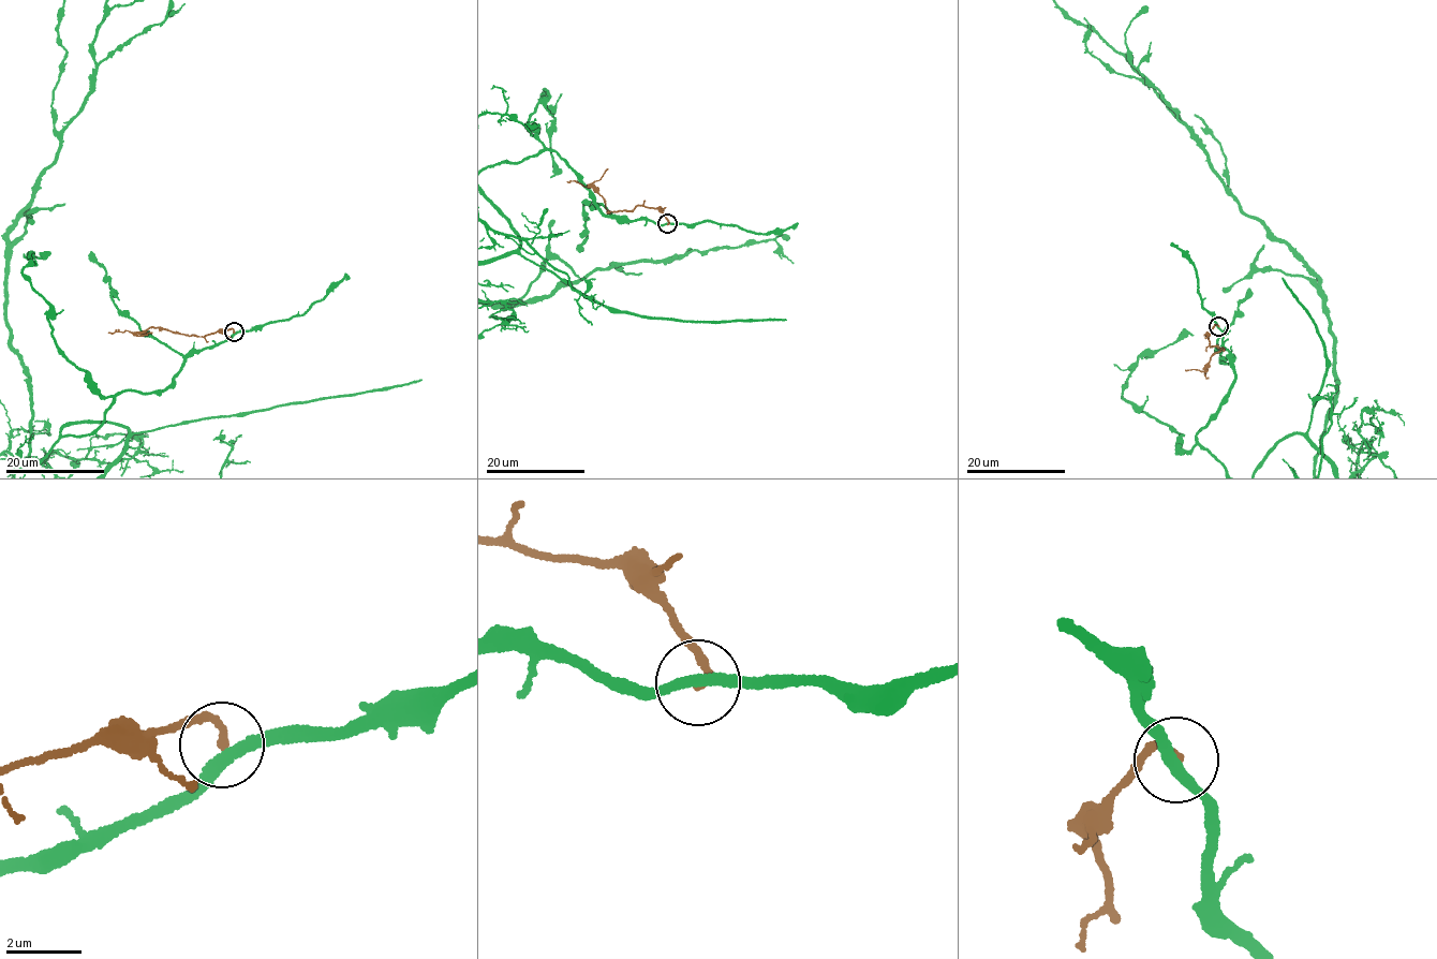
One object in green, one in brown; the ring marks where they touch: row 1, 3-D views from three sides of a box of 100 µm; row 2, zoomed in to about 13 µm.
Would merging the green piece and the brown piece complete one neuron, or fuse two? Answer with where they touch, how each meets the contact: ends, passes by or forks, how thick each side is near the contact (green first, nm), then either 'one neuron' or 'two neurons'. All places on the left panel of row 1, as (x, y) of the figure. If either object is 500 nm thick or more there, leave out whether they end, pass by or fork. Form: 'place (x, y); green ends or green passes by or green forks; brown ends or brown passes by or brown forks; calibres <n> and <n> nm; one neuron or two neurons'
place (234, 332); green passes by; brown ends; calibres 300 and 200 nm; two neurons

